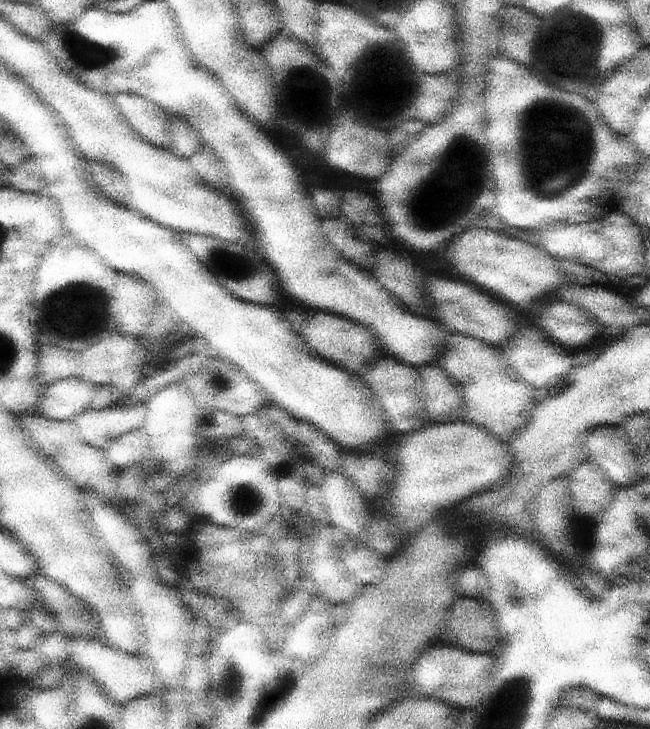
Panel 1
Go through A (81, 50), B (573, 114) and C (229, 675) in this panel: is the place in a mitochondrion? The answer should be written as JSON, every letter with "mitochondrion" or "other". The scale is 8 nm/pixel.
{"A":"mitochondrion","B":"mitochondrion","C":"mitochondrion"}

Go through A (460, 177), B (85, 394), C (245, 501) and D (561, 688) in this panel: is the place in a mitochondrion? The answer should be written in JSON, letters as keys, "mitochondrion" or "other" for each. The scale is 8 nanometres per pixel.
{"A":"mitochondrion","B":"other","C":"mitochondrion","D":"other"}

